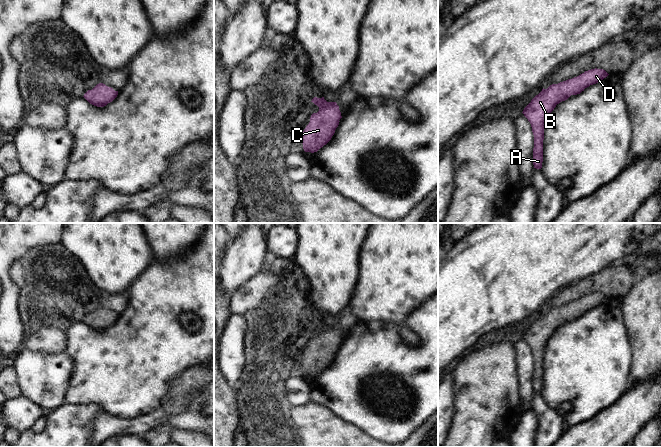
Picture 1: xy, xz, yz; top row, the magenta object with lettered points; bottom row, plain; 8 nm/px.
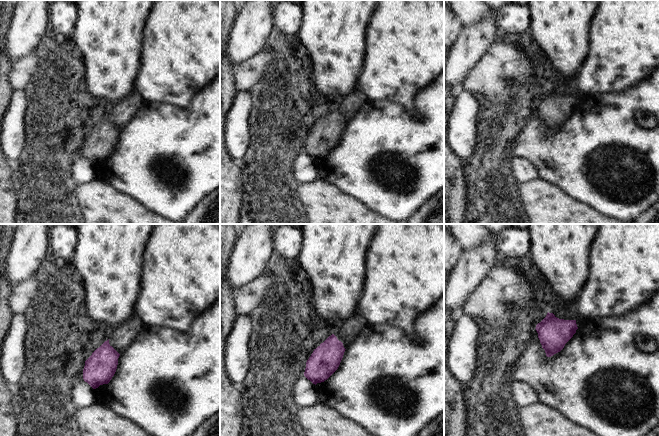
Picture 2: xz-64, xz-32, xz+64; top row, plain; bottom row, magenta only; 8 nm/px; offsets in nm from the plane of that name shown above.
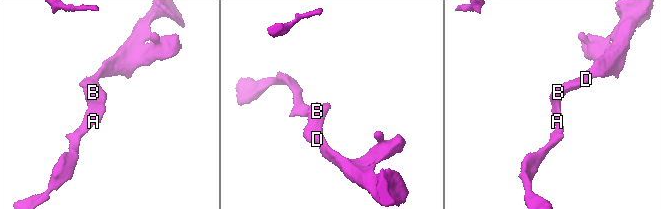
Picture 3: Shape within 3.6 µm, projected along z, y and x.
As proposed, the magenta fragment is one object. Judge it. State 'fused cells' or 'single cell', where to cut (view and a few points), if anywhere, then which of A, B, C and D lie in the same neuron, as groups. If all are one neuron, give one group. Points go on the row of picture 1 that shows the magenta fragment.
single cell | no cut | A B C D

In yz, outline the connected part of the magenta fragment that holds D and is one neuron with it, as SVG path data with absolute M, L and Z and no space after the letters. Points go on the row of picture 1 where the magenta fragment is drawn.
M591 69L577 77L558 84L552 84L536 95L524 108L523 114L531 124L534 135L533 165L536 169L542 168L544 126L547 117L557 104L567 100L571 95L580 94L585 88L596 84L609 74L603 69Z

